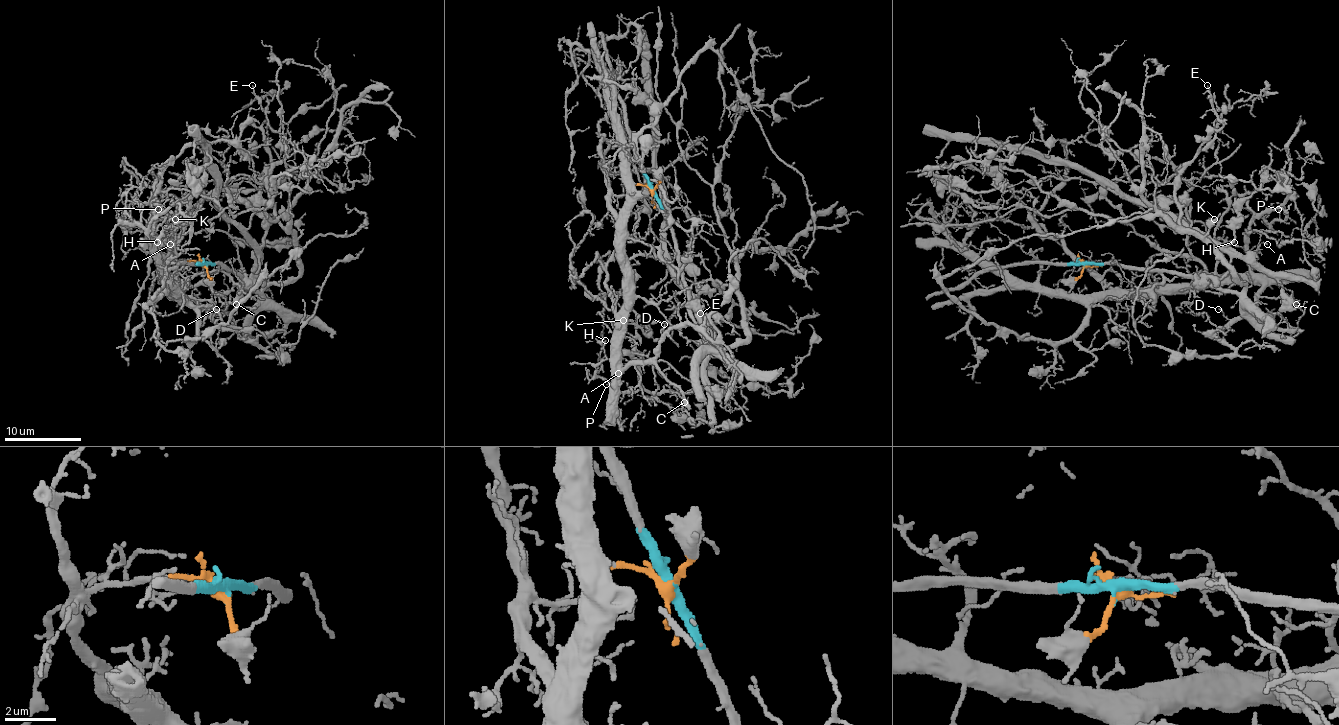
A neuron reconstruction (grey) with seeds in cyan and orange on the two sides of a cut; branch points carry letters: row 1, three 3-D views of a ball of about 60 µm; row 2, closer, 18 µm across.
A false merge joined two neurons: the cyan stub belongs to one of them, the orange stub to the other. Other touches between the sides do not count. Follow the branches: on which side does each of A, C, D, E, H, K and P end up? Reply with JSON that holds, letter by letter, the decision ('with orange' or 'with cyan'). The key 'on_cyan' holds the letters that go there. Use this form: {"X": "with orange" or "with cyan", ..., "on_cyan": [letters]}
{"A": "with orange", "C": "with orange", "D": "with orange", "E": "with cyan", "H": "with orange", "K": "with orange", "P": "with orange", "on_cyan": ["E"]}

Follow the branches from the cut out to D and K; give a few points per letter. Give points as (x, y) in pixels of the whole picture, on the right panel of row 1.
D: (1085, 264), (1079, 260), (1089, 262), (1112, 287), (1196, 285), (1187, 306), (1221, 327), (1227, 322), (1217, 308)
K: (1085, 264), (1079, 260), (1089, 262), (1095, 274), (1112, 287), (1194, 287), (1215, 268), (1219, 245), (1214, 218)

